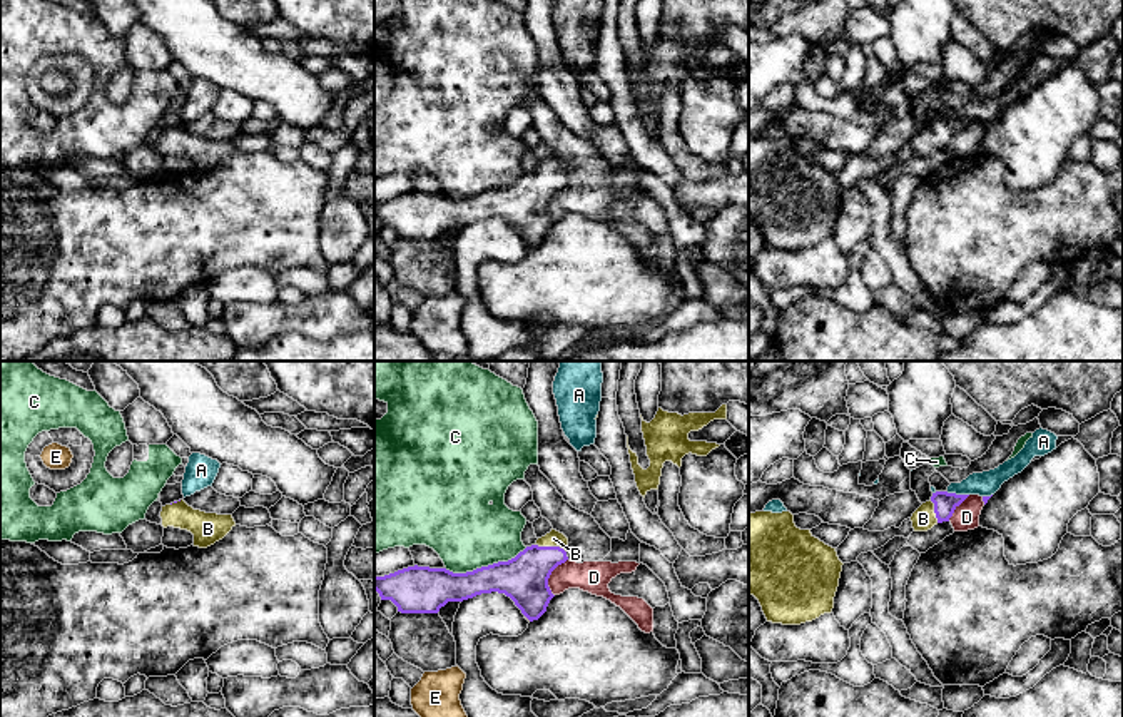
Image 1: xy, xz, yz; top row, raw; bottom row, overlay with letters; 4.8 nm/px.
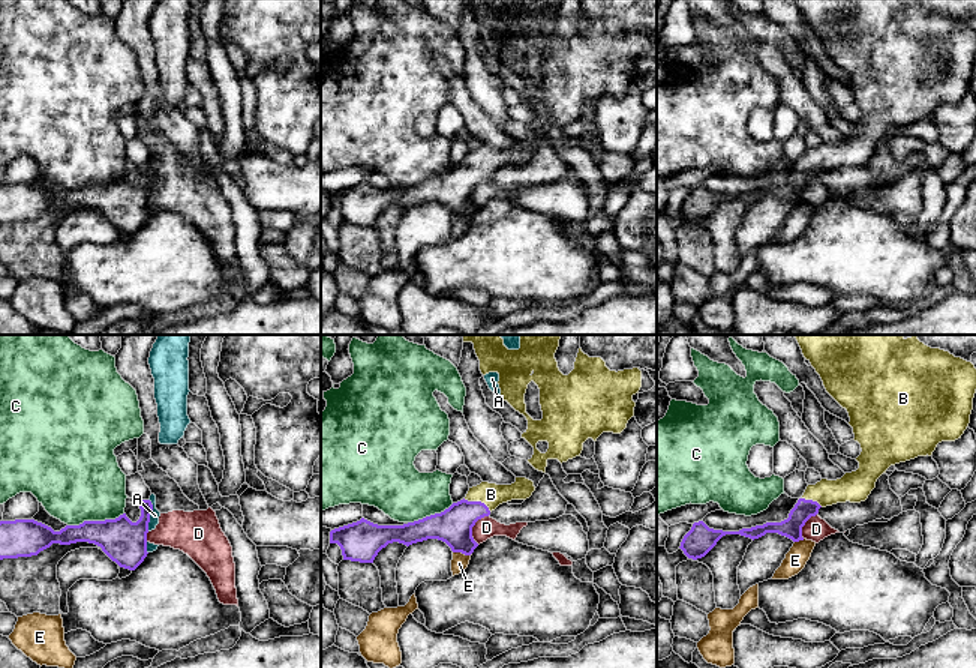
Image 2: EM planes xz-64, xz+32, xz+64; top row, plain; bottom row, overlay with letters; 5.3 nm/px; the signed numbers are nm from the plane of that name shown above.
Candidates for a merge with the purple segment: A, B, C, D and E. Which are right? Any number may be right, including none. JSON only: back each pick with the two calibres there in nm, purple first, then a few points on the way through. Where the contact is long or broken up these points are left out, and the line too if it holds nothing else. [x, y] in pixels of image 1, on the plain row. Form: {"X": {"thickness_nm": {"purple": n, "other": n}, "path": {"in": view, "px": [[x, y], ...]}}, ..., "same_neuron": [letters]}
{"B": {"thickness_nm": {"purple": 220, "other": 80}, "path": {"in": "xz", "px": [[523, 204], [550, 172], [553, 164]]}}, "same_neuron": ["B"]}

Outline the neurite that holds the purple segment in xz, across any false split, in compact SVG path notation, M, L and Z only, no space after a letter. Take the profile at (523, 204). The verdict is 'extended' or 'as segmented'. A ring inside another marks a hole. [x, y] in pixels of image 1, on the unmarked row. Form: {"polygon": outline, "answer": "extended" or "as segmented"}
{"polygon": "M553 155L515 184L453 199L446 194L408 192L374 202L381 226L391 226L401 239L438 239L448 227L481 219L505 219L530 246L538 246L555 222L548 212L551 197L568 186L568 164Z", "answer": "extended"}

